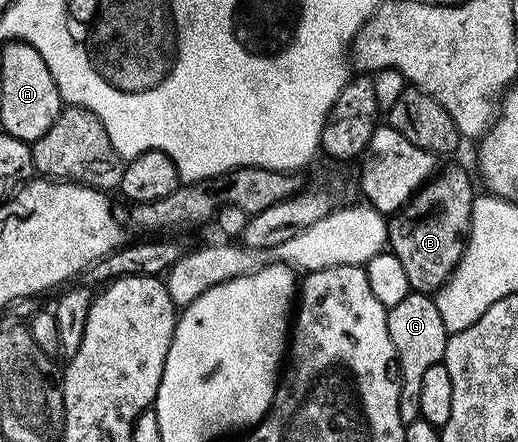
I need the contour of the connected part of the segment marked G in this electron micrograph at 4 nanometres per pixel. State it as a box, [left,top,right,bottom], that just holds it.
[387,293,450,424]

